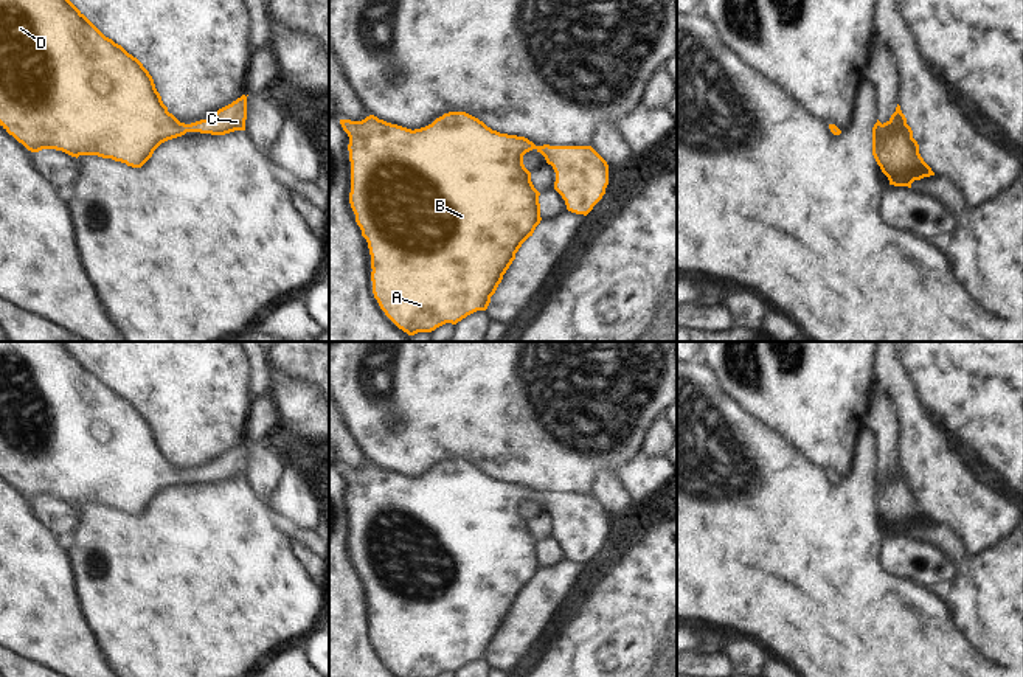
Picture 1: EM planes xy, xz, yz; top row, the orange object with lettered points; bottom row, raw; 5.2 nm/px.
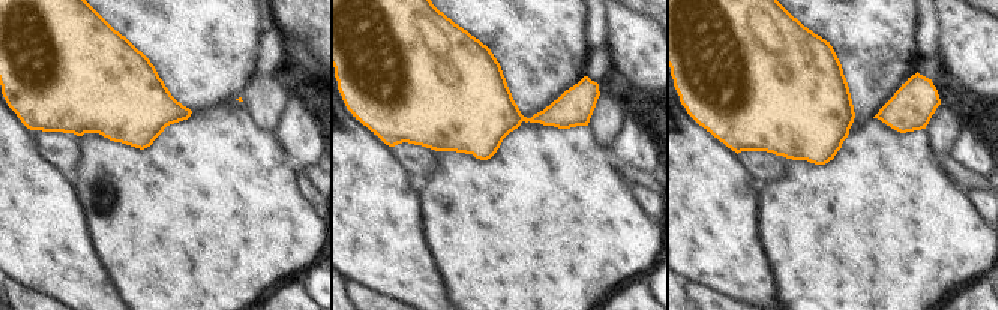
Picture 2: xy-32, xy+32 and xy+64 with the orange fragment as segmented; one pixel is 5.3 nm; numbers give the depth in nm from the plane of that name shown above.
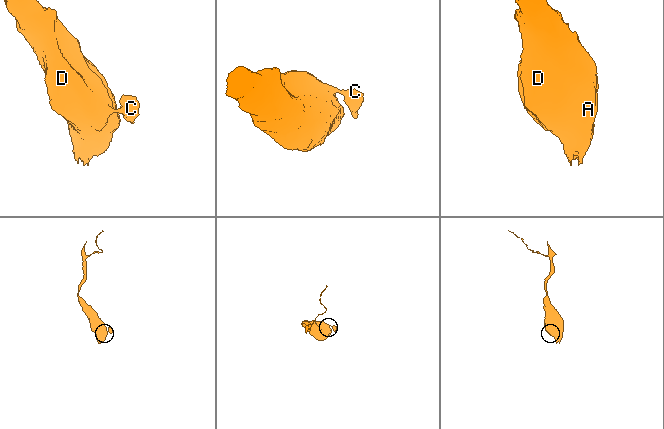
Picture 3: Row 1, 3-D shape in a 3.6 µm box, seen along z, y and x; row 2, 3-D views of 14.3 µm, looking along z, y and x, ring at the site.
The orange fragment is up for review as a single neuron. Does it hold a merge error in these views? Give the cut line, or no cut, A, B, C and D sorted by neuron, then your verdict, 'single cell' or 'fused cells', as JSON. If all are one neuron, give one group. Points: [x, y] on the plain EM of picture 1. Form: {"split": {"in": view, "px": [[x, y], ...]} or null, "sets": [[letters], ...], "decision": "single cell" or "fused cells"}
{"split": null, "sets": [["A", "B", "C", "D"]], "decision": "single cell"}

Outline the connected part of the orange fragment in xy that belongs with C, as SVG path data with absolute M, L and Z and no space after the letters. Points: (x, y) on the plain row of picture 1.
M0 342L0 474L28 498L62 498L71 505L98 503L141 516L165 489L200 480L225 483L245 478L247 444L206 467L180 470L163 452L143 411L106 385L64 342Z

